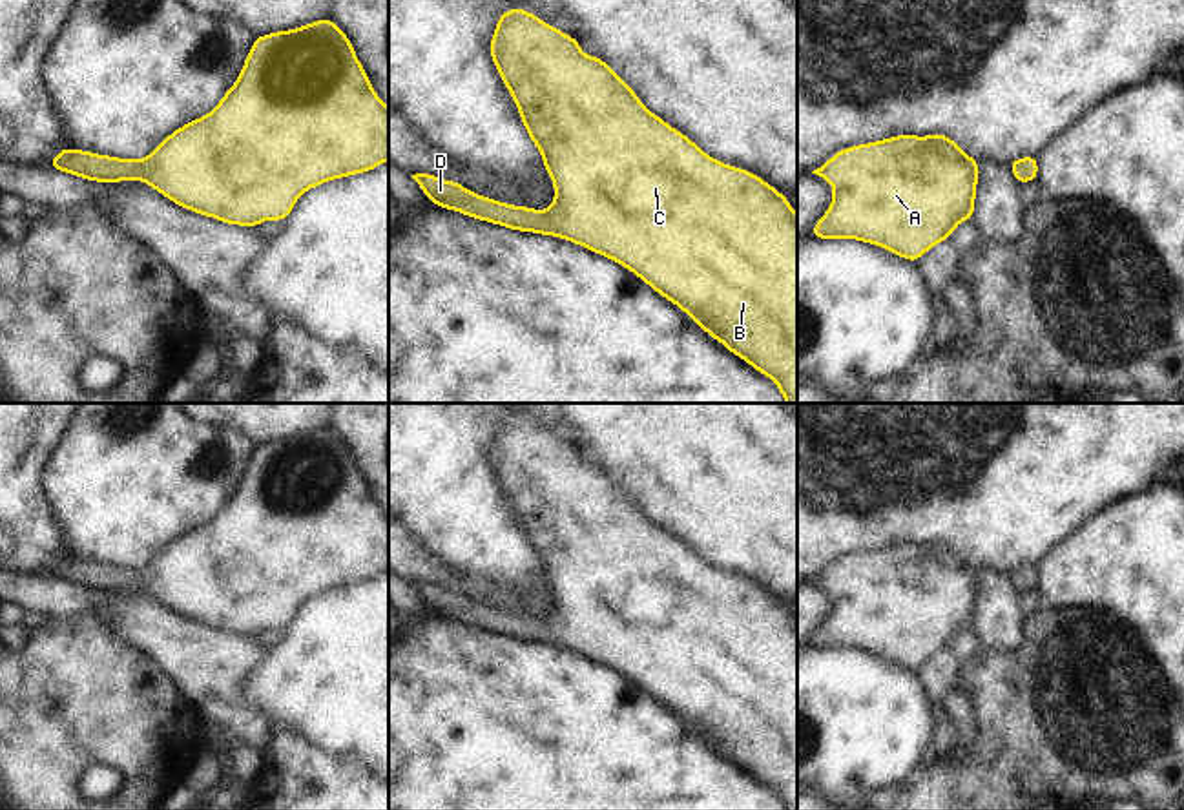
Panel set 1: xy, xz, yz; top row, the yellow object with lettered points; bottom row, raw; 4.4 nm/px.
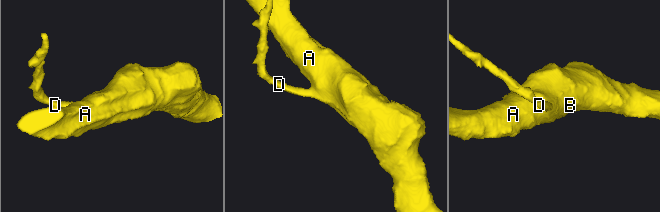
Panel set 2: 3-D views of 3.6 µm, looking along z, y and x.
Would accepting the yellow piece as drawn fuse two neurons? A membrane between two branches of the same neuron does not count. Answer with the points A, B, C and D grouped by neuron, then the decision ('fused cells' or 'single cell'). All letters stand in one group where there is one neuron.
A B C D | single cell

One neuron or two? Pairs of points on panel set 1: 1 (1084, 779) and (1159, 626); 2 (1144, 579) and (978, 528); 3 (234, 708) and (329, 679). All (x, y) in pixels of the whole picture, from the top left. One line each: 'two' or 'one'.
1: two
2: two
3: two

